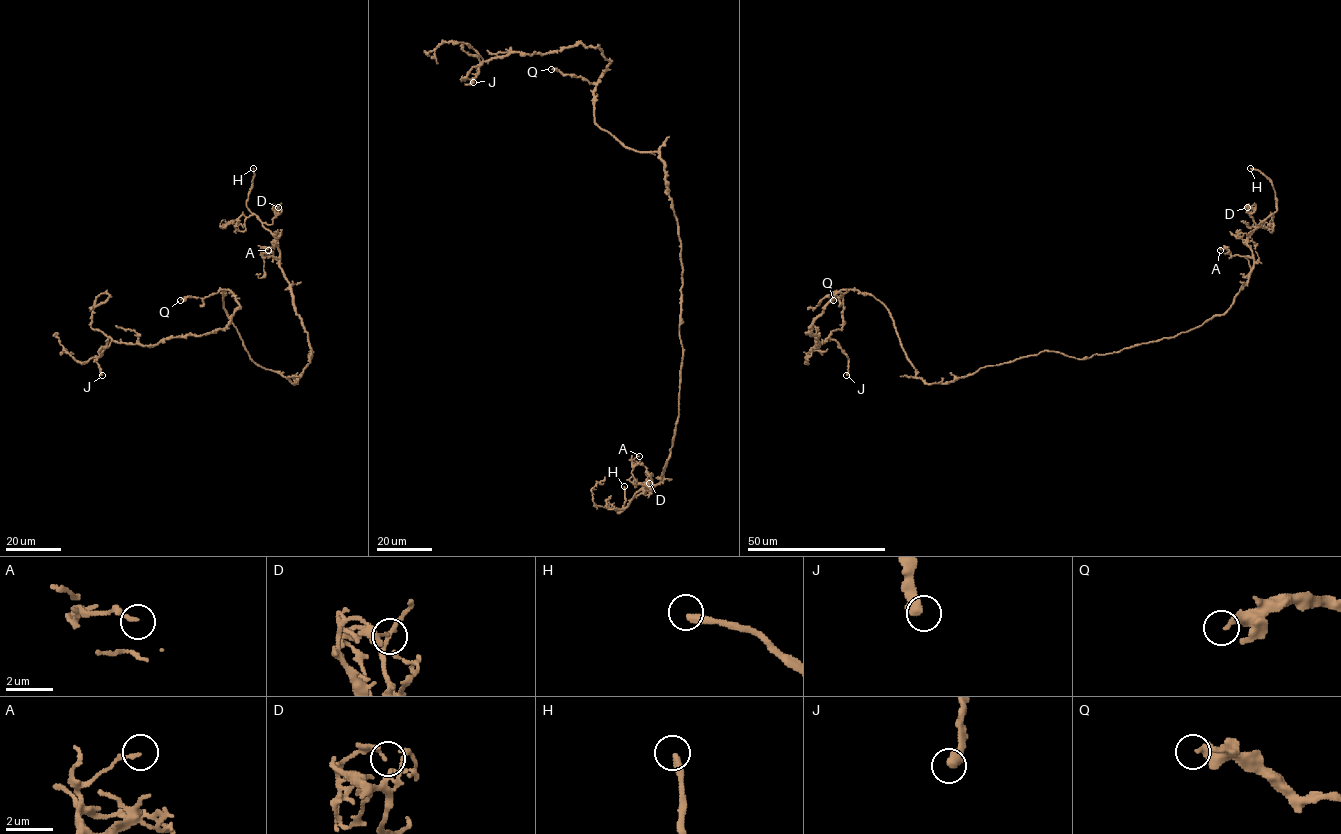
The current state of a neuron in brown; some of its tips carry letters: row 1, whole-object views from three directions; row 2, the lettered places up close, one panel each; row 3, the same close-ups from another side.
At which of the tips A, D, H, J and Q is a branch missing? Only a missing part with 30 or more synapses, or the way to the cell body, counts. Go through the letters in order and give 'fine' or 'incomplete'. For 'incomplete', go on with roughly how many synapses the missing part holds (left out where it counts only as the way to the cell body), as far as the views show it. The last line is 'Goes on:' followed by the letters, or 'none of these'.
A: fine
D: fine
H: incomplete
J: fine
Q: fine
Goes on: H

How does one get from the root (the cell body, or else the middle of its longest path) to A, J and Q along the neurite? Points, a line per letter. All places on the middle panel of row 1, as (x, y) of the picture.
A: (668, 190), (681, 244), (682, 360), (670, 456), (652, 489), (631, 472), (632, 461), (639, 456)
J: (668, 190), (656, 152), (627, 148), (596, 123), (595, 83), (610, 61), (597, 47), (494, 57), (473, 82)
Q: (668, 190), (664, 161), (656, 152), (627, 148), (596, 123), (595, 85), (574, 75), (551, 69)

